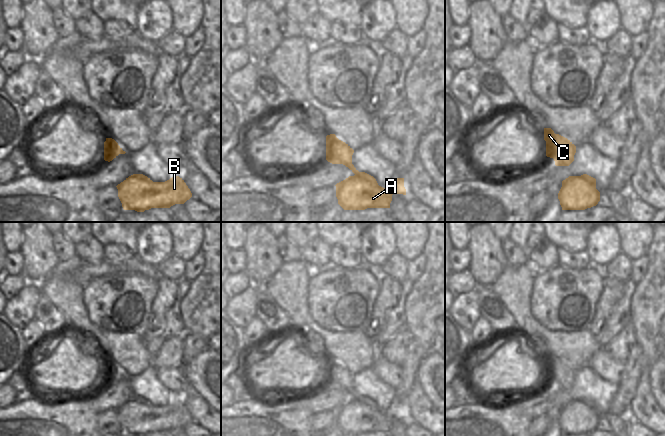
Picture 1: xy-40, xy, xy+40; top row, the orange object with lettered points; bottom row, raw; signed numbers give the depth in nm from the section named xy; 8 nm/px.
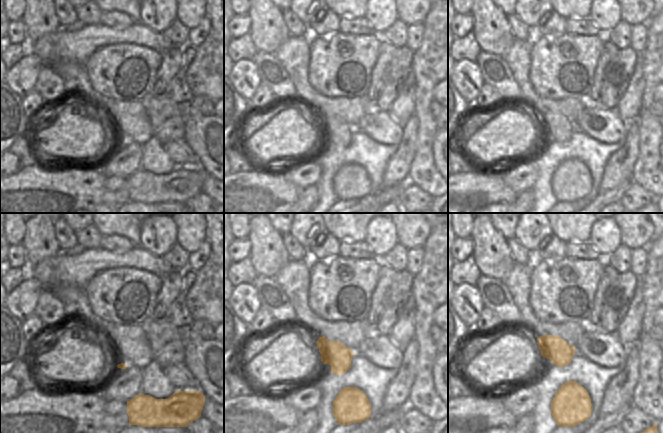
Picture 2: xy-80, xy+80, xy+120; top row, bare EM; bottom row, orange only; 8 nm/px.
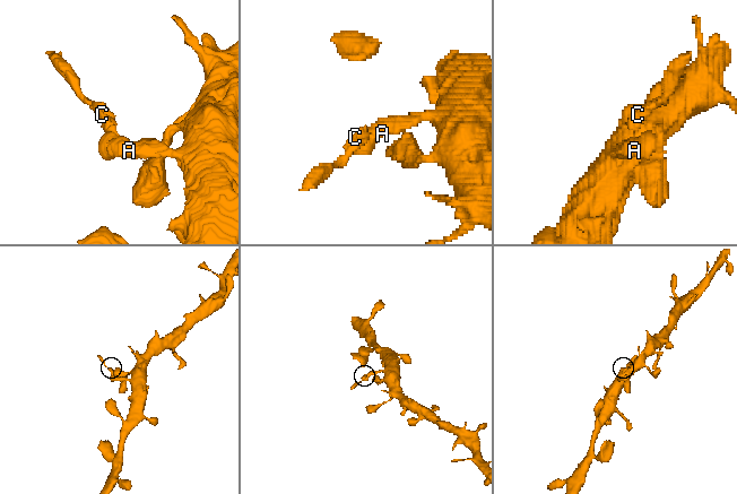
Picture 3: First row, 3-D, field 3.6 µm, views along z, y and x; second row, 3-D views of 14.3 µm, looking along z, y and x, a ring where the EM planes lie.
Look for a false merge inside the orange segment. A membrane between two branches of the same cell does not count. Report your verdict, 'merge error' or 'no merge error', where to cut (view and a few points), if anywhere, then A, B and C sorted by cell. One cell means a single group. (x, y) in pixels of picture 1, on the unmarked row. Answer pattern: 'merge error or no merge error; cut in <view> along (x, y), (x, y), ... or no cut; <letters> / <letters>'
merge error; cut in xy along (352, 388), (346, 390); A B / C

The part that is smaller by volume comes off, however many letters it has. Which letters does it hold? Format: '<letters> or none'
C.

